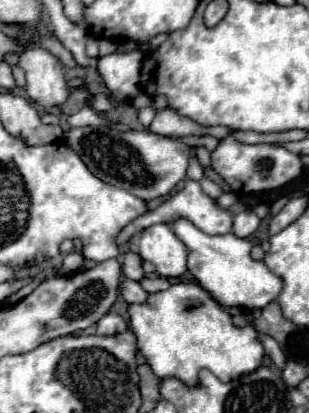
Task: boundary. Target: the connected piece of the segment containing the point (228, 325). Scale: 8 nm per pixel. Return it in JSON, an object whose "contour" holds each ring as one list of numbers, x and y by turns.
{"contour":[[174,283,166,291,152,293,144,305,130,305,128,309,130,329,138,339,140,353,148,359,154,375,160,379,180,379,188,387,196,387,200,383,198,373,202,369,212,371,222,383,238,379,240,375,248,375,256,371,256,367,264,361,264,345,258,339,258,331,252,325,236,327,232,323,230,313,208,295,198,283]]}

